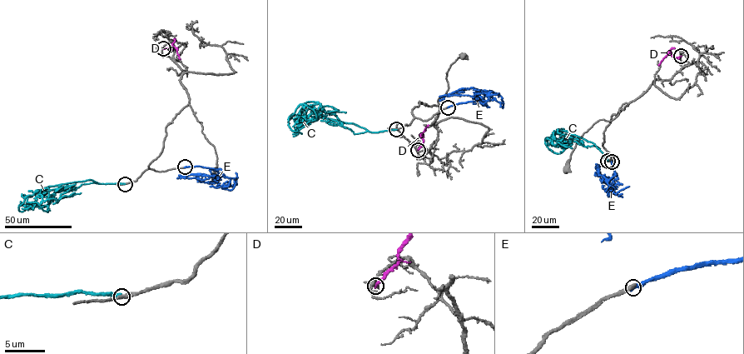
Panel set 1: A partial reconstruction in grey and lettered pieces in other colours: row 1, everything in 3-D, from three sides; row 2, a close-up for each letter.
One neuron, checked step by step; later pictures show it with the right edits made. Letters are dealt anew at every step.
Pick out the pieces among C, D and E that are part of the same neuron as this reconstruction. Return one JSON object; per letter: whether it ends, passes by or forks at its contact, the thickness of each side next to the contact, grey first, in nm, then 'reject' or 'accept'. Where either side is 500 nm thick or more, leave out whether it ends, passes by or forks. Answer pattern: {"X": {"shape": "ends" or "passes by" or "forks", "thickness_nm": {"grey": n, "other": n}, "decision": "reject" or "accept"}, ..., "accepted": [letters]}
{"C": {"shape": "ends", "thickness_nm": {"grey": 320, "other": 320}, "decision": "reject"}, "D": {"shape": "ends", "thickness_nm": {"grey": 220, "other": 260}, "decision": "reject"}, "E": {"shape": "ends", "thickness_nm": {"grey": 440, "other": 400}, "decision": "reject"}, "accepted": []}

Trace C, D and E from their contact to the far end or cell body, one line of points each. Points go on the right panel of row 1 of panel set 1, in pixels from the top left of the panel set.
C: (607, 161), (592, 142), (567, 131), (553, 132), (553, 144), (558, 142), (572, 147)
D: (681, 56), (673, 58), (668, 52), (658, 66)
E: (612, 162), (616, 174), (608, 179), (600, 175), (597, 166), (596, 168), (602, 180), (609, 186)

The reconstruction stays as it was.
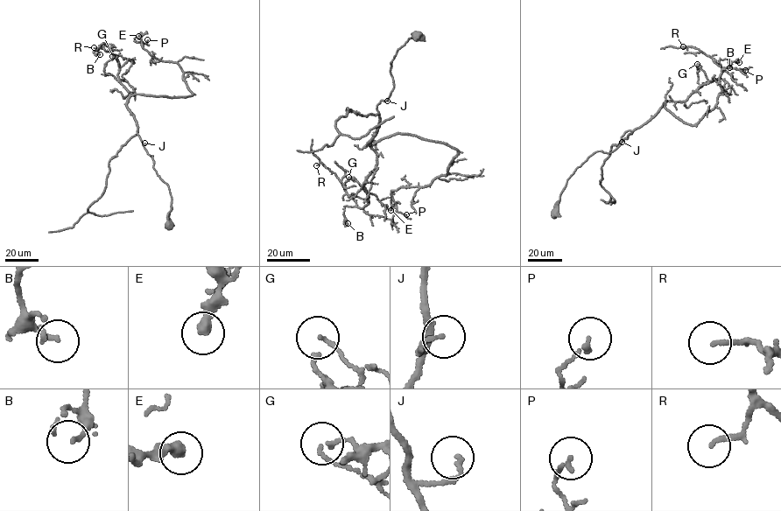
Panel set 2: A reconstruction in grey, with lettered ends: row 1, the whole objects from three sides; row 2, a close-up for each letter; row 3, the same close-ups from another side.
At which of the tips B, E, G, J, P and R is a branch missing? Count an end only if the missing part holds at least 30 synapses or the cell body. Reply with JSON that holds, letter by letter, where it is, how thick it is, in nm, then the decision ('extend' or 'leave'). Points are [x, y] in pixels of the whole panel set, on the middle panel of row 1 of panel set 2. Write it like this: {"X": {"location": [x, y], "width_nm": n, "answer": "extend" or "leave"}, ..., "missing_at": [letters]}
{"B": {"location": [348, 223], "width_nm": 140, "answer": "leave"}, "E": {"location": [390, 210], "width_nm": 360, "answer": "extend"}, "G": {"location": [348, 177], "width_nm": 110, "answer": "leave"}, "J": {"location": [387, 101], "width_nm": 140, "answer": "leave"}, "P": {"location": [406, 214], "width_nm": 150, "answer": "leave"}, "R": {"location": [316, 165], "width_nm": 150, "answer": "leave"}, "missing_at": ["E"]}

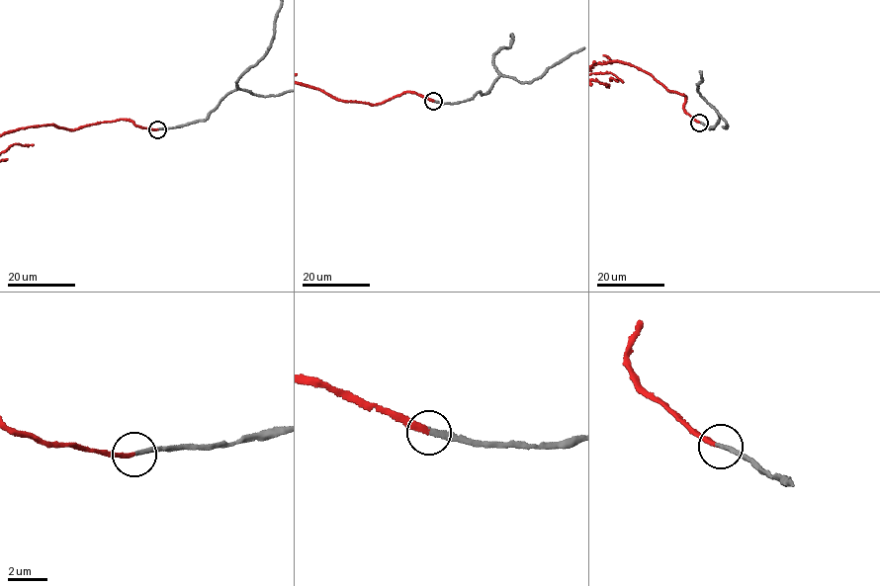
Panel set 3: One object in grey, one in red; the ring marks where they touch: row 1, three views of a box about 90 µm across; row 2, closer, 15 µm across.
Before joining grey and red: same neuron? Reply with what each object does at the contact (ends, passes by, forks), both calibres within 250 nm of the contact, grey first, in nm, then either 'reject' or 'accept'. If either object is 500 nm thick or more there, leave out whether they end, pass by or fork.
grey ends there; red ends there; 240 nm thick on the grey side, 260 nm on the other; accept

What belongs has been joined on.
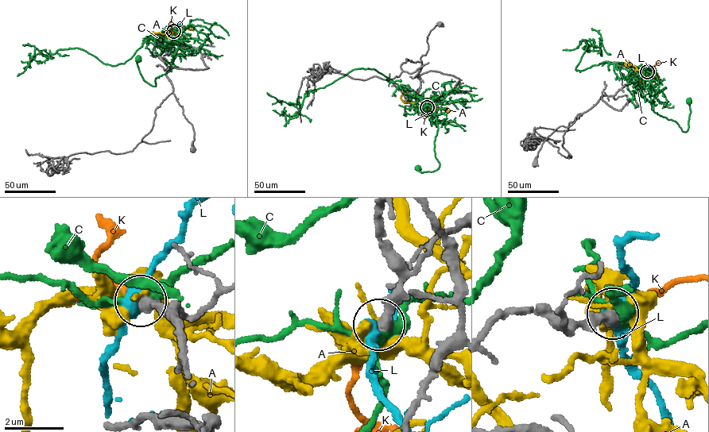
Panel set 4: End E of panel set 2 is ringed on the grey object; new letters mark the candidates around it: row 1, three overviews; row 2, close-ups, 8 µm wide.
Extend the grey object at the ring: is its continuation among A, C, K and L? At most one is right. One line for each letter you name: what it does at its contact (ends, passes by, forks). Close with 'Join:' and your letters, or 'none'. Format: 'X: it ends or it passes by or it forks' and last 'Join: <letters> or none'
K: it ends
Join: K

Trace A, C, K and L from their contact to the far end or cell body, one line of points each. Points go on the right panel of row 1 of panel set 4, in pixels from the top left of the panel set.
A: (647, 71), (641, 74), (628, 61), (625, 63), (625, 66), (634, 65), (645, 79)
C: (647, 71), (640, 86), (641, 95), (649, 102), (655, 112), (675, 121), (683, 132), (688, 126), (689, 101)
K: (647, 71), (659, 63)
L: (647, 71), (656, 83)

